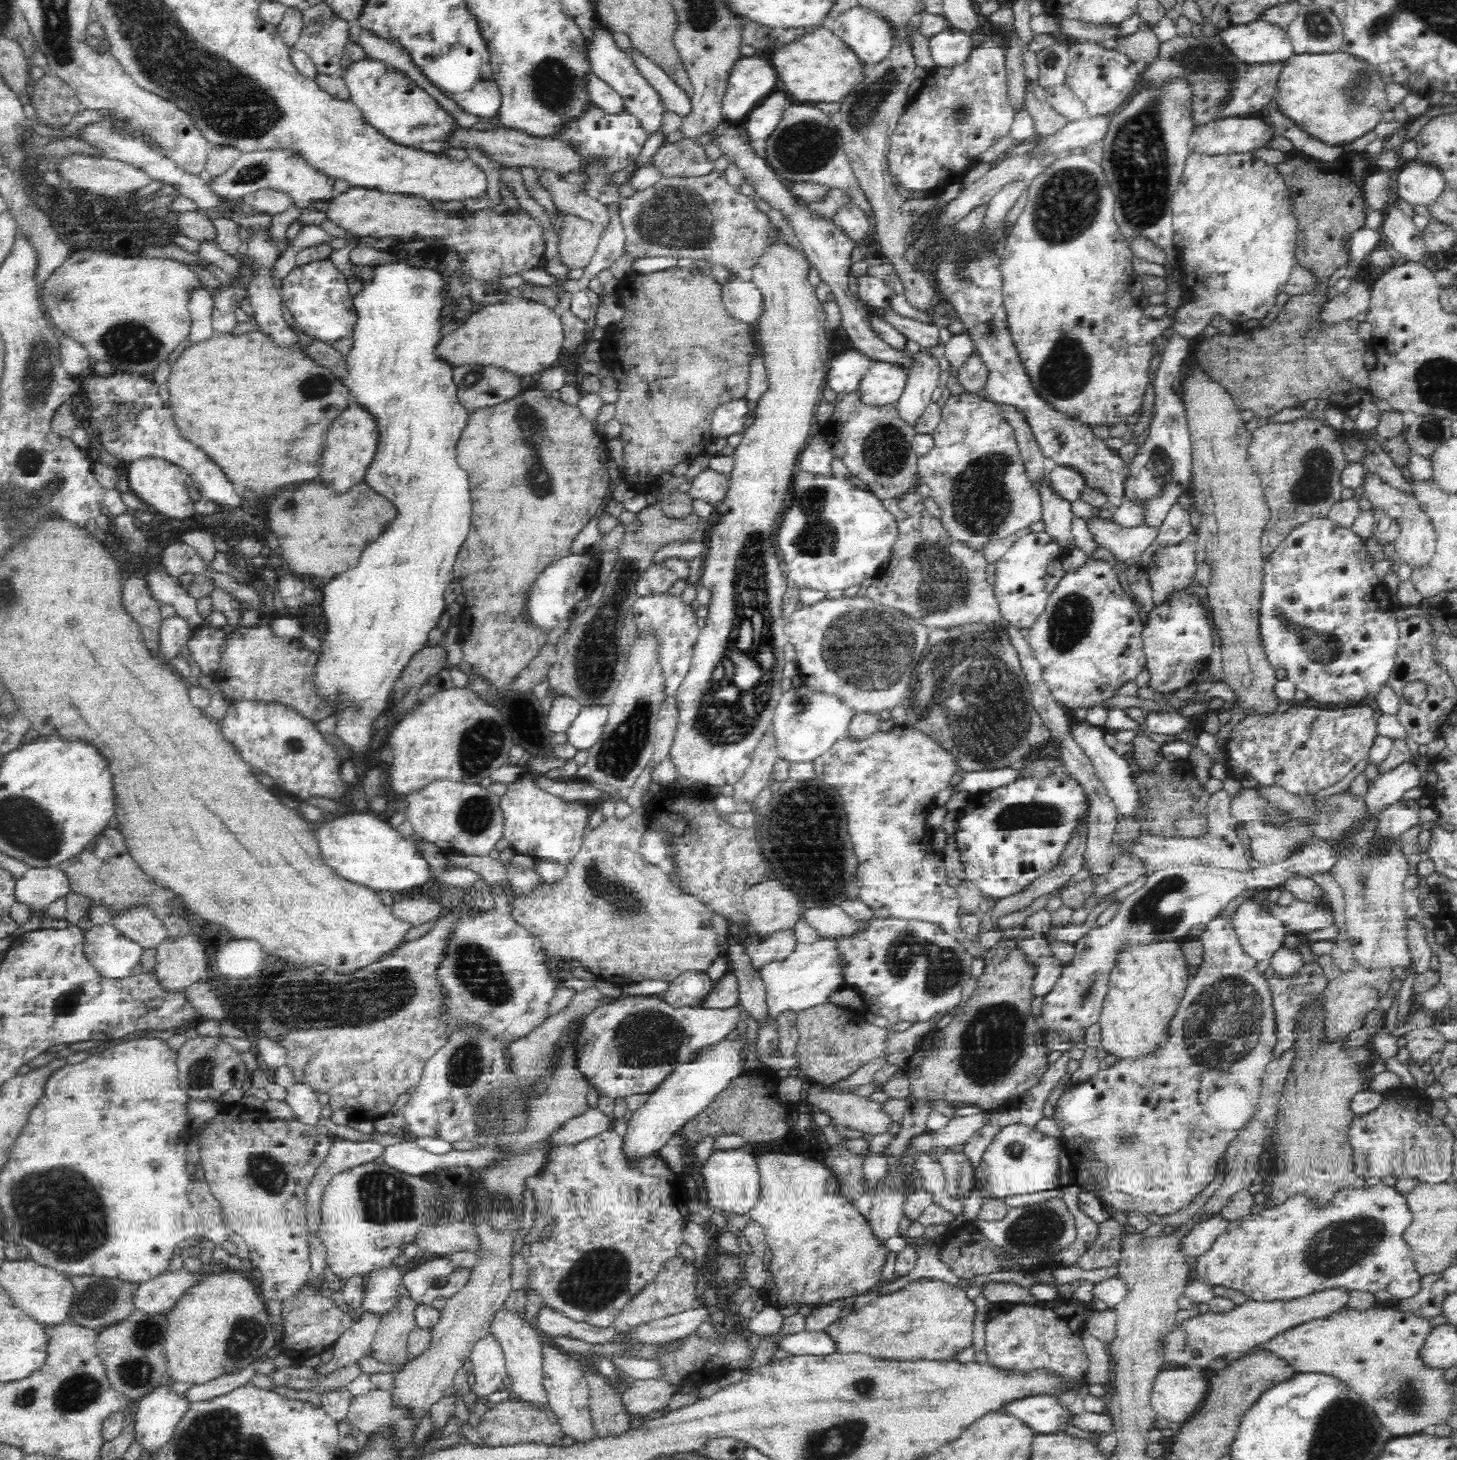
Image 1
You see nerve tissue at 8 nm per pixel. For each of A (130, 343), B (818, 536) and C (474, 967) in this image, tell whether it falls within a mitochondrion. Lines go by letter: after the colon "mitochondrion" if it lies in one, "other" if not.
A: mitochondrion
B: mitochondrion
C: mitochondrion

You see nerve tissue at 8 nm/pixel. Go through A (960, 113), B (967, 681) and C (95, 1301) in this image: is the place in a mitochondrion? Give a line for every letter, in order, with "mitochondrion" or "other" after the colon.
A: mitochondrion
B: mitochondrion
C: mitochondrion

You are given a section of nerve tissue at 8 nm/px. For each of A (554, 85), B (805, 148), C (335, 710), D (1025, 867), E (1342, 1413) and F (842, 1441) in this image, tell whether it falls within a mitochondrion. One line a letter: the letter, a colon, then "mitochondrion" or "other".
A: mitochondrion
B: mitochondrion
C: other
D: other
E: mitochondrion
F: mitochondrion

